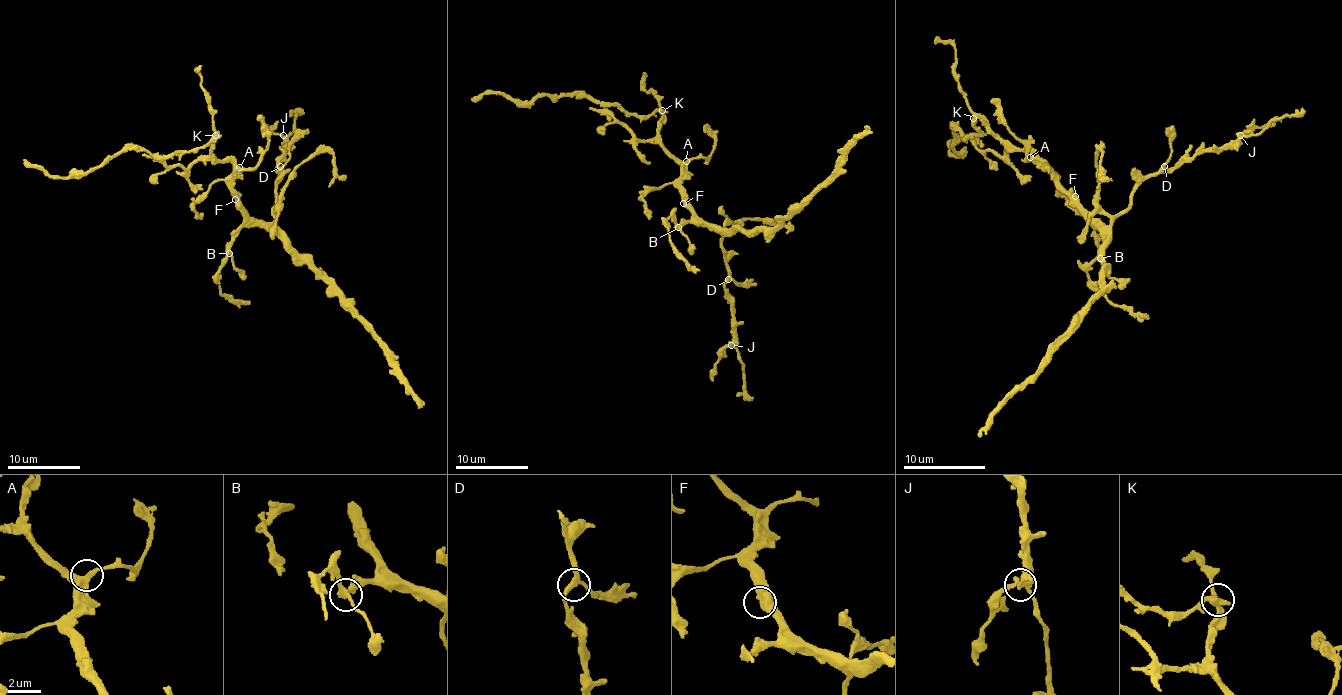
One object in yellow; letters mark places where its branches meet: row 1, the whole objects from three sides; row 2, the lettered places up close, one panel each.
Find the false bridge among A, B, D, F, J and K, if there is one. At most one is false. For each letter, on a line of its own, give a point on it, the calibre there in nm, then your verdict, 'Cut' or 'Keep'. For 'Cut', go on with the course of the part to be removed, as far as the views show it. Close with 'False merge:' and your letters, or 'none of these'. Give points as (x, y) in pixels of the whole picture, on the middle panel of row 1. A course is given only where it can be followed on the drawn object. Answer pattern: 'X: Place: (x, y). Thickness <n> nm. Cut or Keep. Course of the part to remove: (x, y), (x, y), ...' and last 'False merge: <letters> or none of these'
A: Place: (686, 161). Thickness 360 nm. Keep
B: Place: (678, 227). Thickness 320 nm. Keep
D: Place: (728, 279). Thickness 320 nm. Keep
F: Place: (683, 203). Thickness 480 nm. Keep
J: Place: (731, 345). Thickness 280 nm. Keep
K: Place: (662, 110). Thickness 360 nm. Cut. Course of the part to remove: (662, 111), (626, 115), (592, 97), (570, 95), (536, 96), (528, 102), (494, 93), (472, 99)
False merge: K

